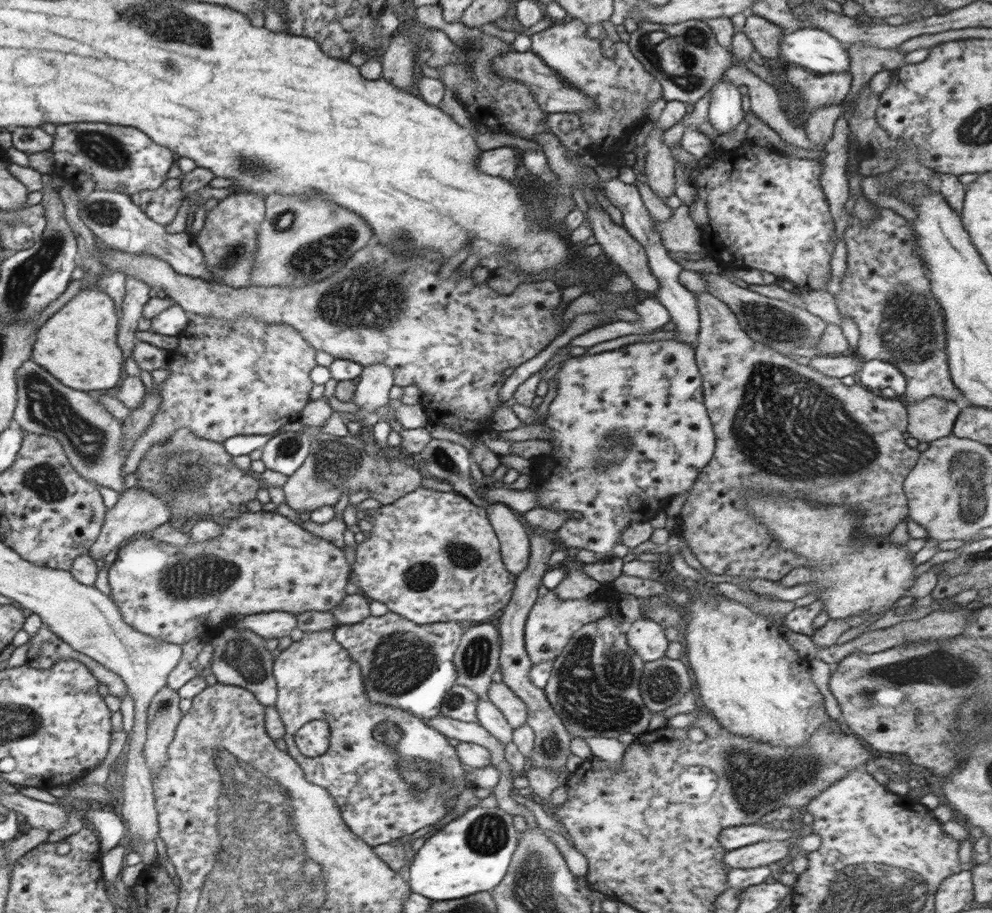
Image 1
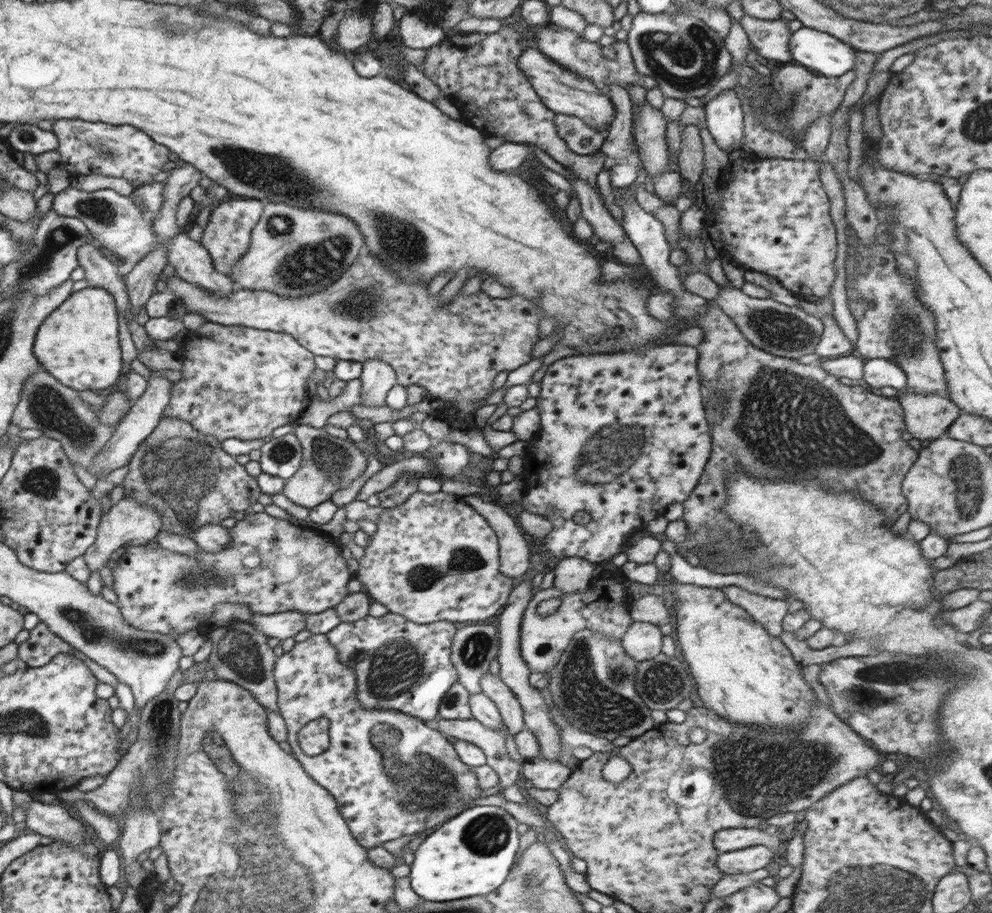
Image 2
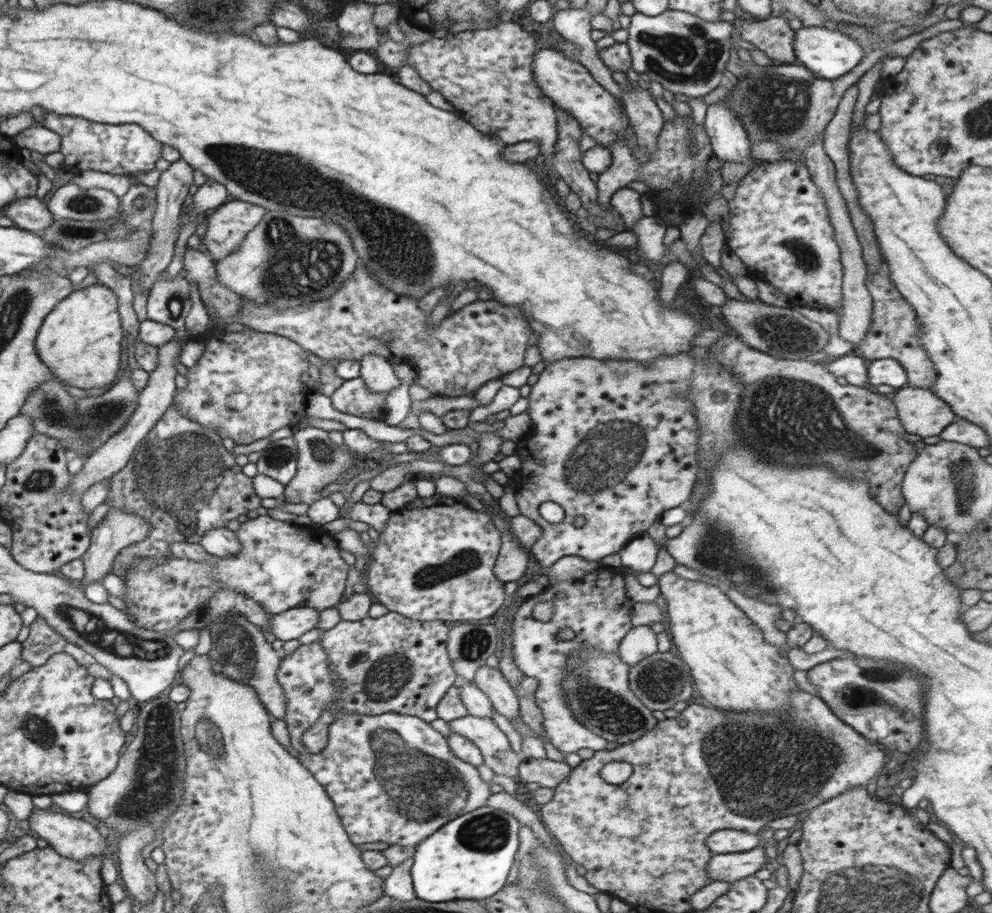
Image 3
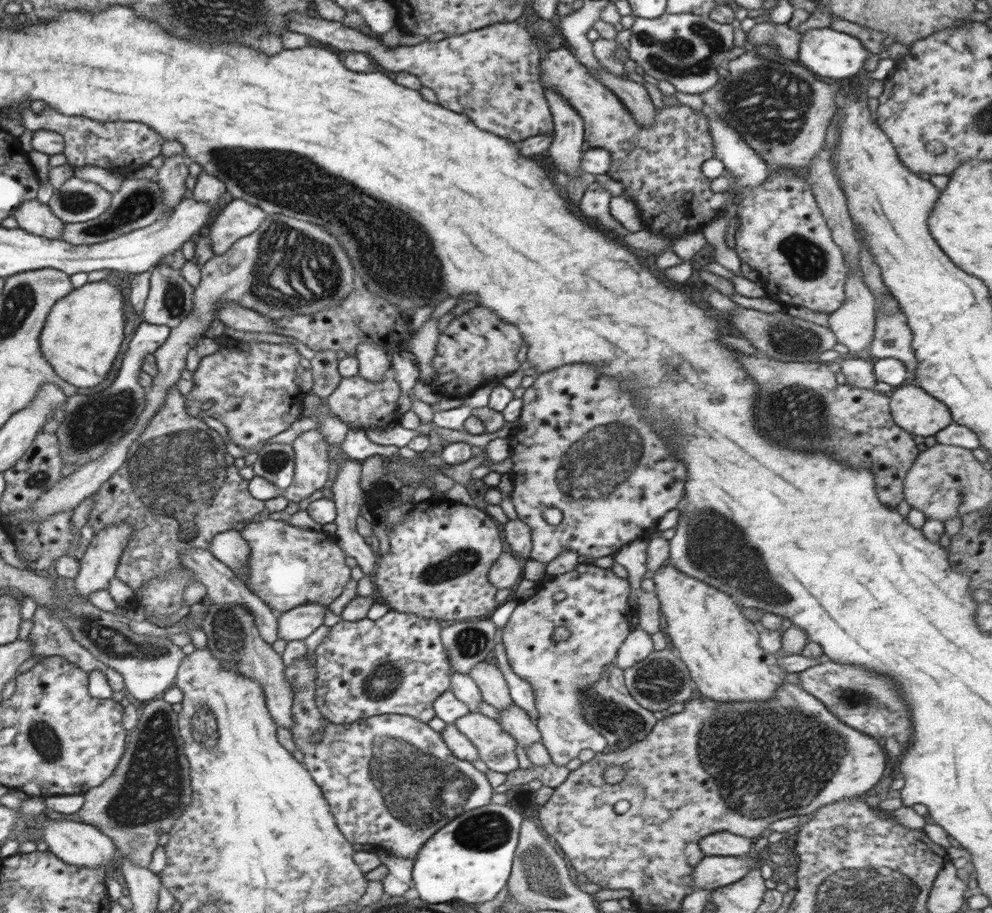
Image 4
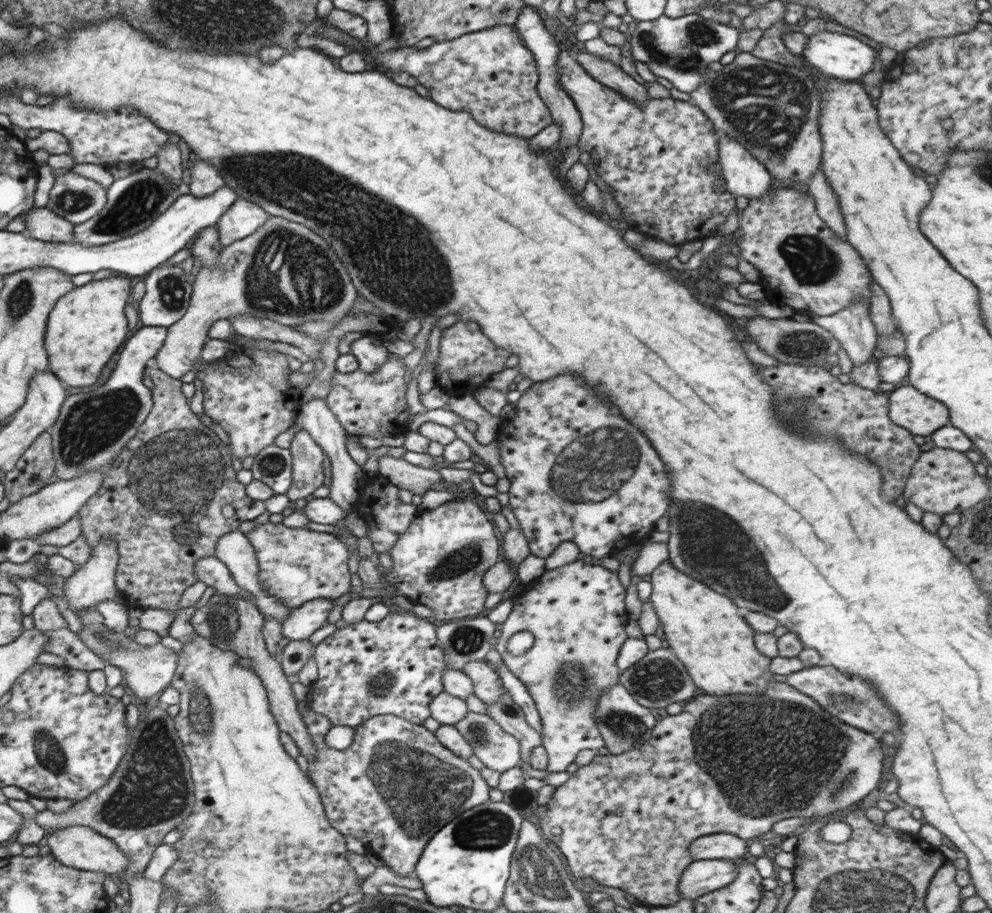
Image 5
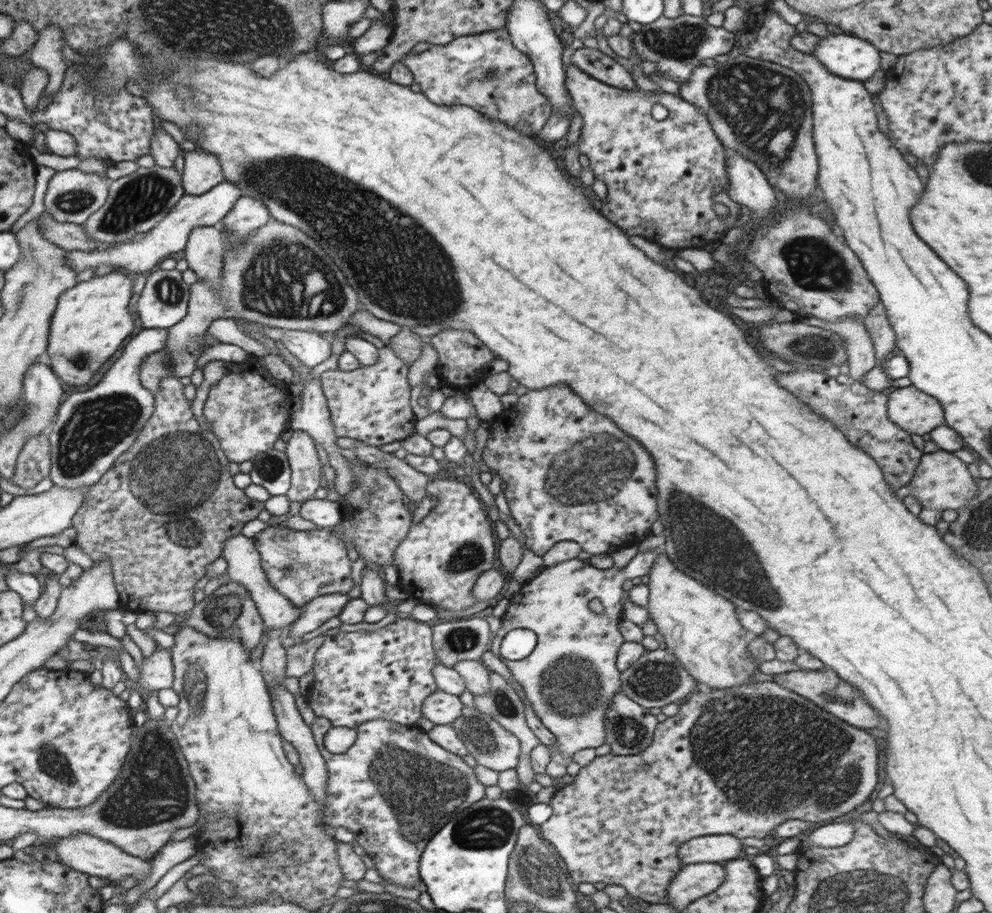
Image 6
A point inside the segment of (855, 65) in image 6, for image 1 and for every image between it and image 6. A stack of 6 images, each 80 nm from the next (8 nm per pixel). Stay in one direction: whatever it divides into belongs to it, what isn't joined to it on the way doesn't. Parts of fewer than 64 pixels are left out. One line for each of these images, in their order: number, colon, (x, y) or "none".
1: (813, 49)
2: (824, 54)
3: (828, 53)
4: (832, 55)
5: (841, 56)

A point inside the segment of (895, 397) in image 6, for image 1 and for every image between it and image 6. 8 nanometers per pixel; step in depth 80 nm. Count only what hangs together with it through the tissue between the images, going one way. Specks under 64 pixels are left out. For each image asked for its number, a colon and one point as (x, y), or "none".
1: (930, 419)
2: (926, 416)
3: (920, 411)
4: (912, 408)
5: (921, 415)

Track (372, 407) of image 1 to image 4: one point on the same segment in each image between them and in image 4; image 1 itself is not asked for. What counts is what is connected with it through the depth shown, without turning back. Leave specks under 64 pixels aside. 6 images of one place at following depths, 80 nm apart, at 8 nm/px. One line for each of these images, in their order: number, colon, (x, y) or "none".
2: (377, 378)
3: (377, 372)
4: (374, 361)

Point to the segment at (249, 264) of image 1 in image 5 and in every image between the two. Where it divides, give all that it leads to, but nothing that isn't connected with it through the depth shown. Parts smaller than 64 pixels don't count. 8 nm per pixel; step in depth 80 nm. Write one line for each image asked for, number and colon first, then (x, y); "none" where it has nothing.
2: (227, 234)
3: (227, 226)
4: (238, 219)
5: (244, 217)

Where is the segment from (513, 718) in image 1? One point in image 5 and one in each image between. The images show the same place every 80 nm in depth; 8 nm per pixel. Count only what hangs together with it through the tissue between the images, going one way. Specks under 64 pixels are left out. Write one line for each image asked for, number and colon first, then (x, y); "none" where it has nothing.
2: (492, 686)
3: (488, 679)
4: (487, 676)
5: (488, 686)

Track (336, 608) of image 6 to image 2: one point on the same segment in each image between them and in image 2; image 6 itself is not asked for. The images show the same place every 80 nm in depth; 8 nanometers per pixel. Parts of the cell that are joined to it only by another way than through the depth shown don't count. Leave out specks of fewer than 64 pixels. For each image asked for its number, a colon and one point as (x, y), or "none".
2: (284, 625)
3: (292, 624)
4: (296, 624)
5: (302, 622)

